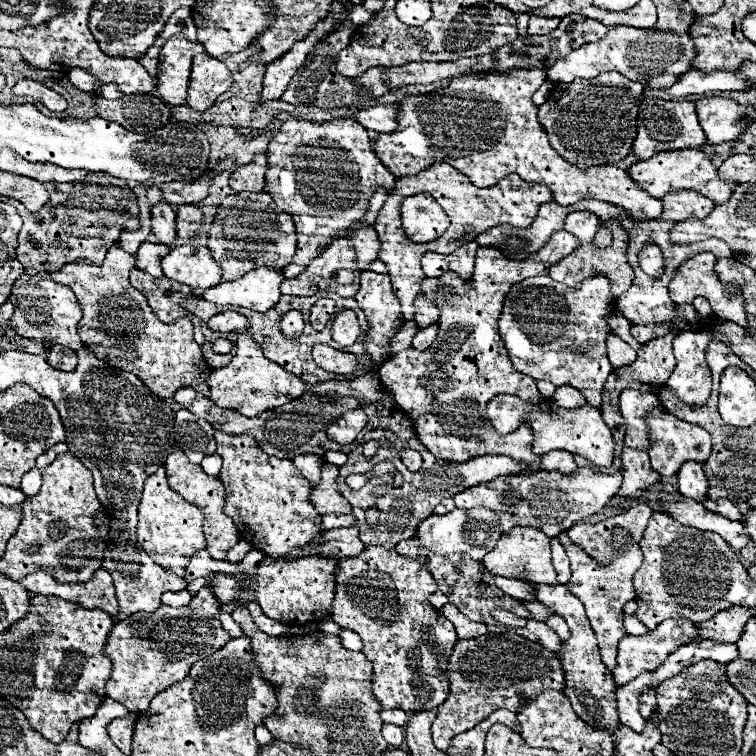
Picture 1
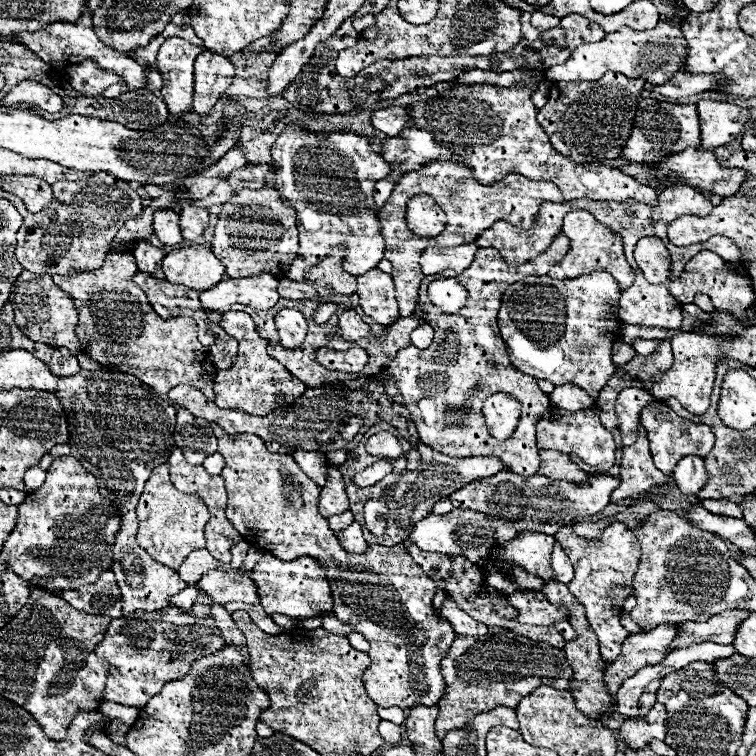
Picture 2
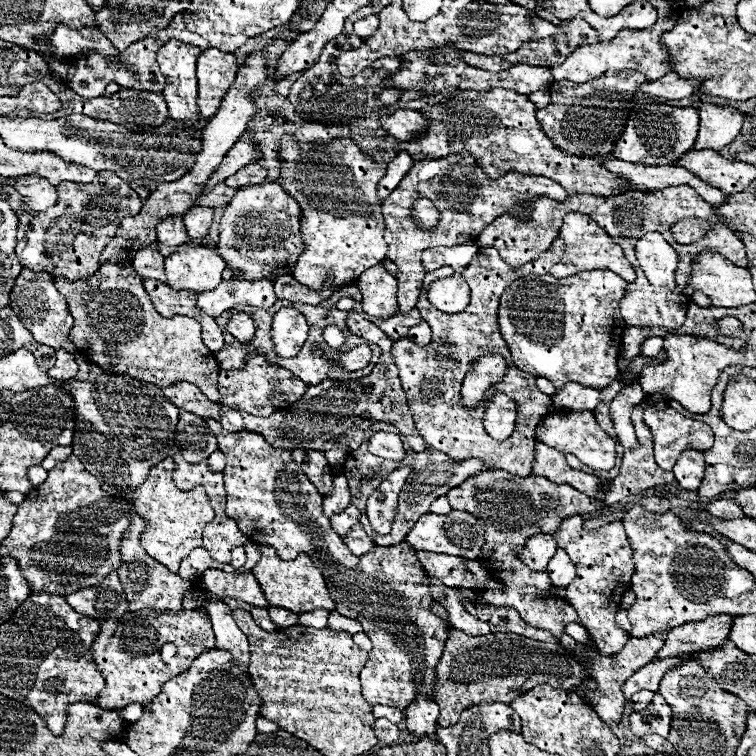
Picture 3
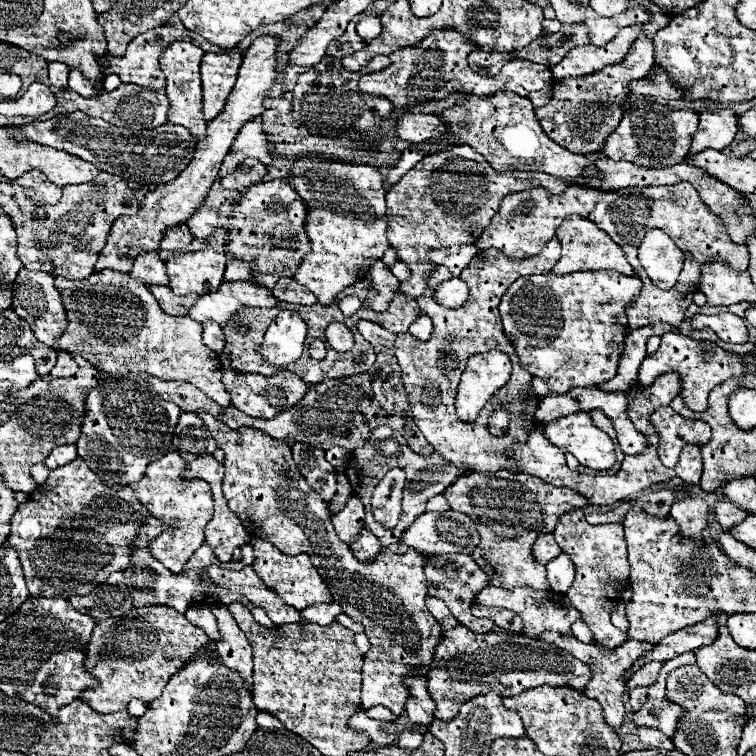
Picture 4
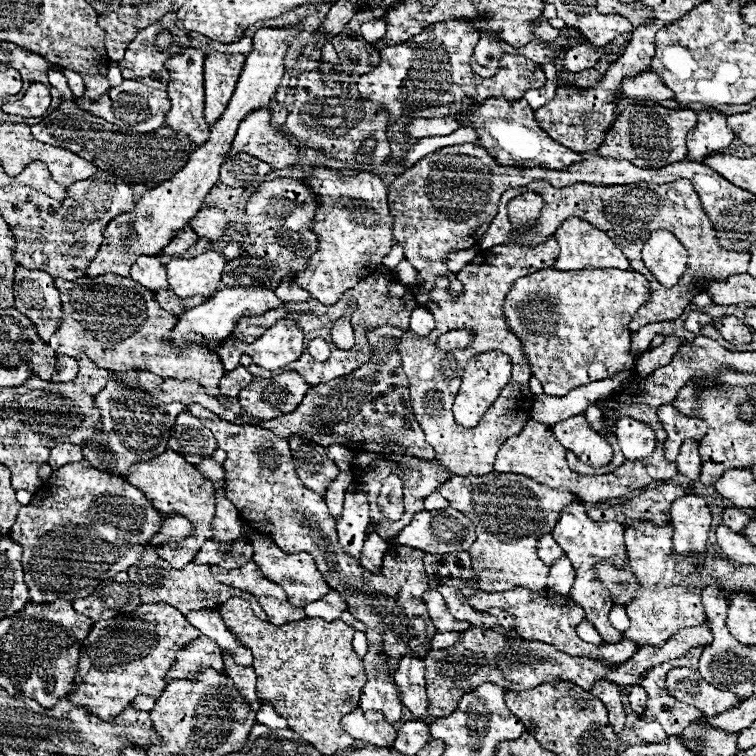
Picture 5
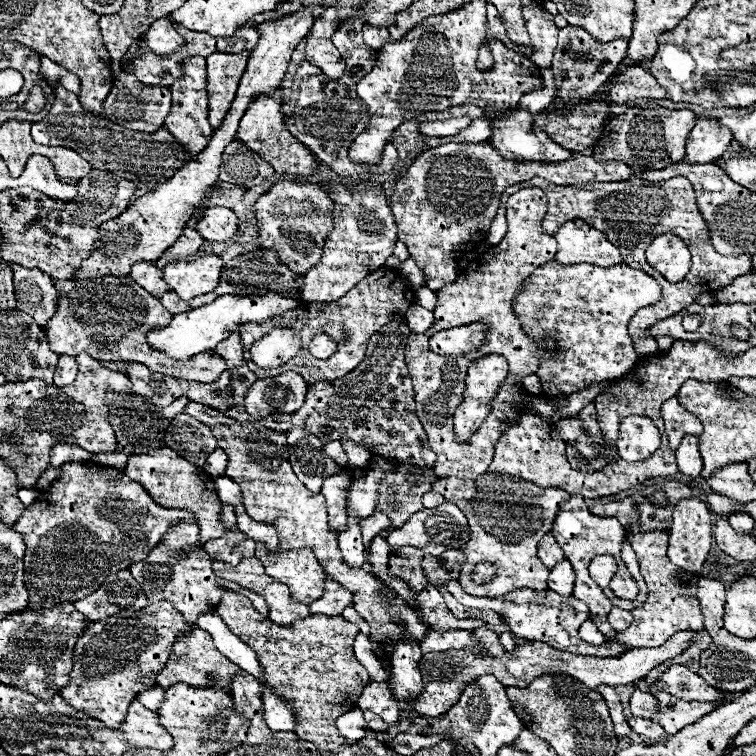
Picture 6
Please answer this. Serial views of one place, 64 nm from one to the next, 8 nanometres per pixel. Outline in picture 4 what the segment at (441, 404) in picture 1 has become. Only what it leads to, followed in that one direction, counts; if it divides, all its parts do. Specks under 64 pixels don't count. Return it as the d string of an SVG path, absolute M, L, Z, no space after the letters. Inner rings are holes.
M557 238L550 240L548 246L538 256L532 256L532 258L526 258L520 262L508 260L496 248L480 250L474 256L474 260L468 264L468 268L462 270L462 280L470 286L470 298L462 308L456 308L456 310L448 310L448 308L436 304L432 298L432 292L436 290L438 282L451 278L451 273L447 267L438 266L428 278L428 282L432 282L432 286L428 286L428 290L416 300L420 310L426 316L430 316L430 320L432 320L434 330L432 330L430 340L420 342L410 334L398 334L398 338L394 340L396 358L398 358L398 364L402 368L402 382L404 382L406 394L408 394L414 424L426 436L428 444L438 454L442 454L446 460L450 460L454 466L470 468L474 472L510 470L514 474L522 474L522 468L518 464L510 462L506 452L514 444L524 444L528 440L528 434L530 434L530 430L534 430L534 424L536 424L534 414L536 414L540 398L532 390L530 372L526 372L520 366L518 356L514 352L514 346L506 340L506 336L502 332L498 304L500 304L502 294L506 292L506 288L514 280L522 278L522 276L530 276L530 274L550 272L560 256L561 244ZM490 350L500 350L500 352L506 352L510 356L512 376L492 396L494 402L488 402L488 408L484 408L476 420L464 422L464 420L456 418L456 388L458 388L460 376L462 376L466 362L472 354L490 352ZM496 404L504 404L510 410L510 430L500 438L490 436L490 432L486 428L486 420L488 420L488 416Z

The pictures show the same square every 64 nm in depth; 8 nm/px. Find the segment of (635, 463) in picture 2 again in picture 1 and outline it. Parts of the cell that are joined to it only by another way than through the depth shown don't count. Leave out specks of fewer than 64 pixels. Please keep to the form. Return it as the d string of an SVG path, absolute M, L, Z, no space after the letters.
M624 448L622 464L624 464L624 484L618 492L618 496L630 496L634 492L642 492L650 484L660 480L660 474L656 474L650 468L648 452L640 452L640 450L634 450L634 448Z

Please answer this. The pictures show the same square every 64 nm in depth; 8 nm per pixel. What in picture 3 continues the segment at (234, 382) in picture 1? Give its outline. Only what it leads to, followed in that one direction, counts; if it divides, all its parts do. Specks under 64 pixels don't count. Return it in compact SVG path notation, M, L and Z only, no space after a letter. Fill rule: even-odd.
M240 312L240 314L234 314L228 324L226 324L226 330L242 344L250 344L254 340L254 334L256 334L256 328L254 328L254 322L248 314ZM246 356L244 368L220 370L218 376L220 406L238 408L254 416L270 416L270 412L278 412L278 408L286 408L294 404L304 396L306 388L308 386L302 380L294 378L286 368L268 362L266 356Z

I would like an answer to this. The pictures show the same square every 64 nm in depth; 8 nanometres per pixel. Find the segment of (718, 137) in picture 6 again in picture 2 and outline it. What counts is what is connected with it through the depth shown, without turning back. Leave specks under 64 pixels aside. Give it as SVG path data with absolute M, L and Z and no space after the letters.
M700 100L696 106L702 130L700 148L704 150L726 146L728 142L742 134L744 124L752 118L752 110L740 108L730 102Z

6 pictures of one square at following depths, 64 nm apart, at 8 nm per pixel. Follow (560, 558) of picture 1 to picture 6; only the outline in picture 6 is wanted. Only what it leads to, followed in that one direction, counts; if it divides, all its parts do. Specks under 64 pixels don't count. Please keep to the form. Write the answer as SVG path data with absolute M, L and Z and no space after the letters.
M562 560L550 570L548 588L558 592L560 596L572 596L572 586L574 586L574 570L568 560Z

